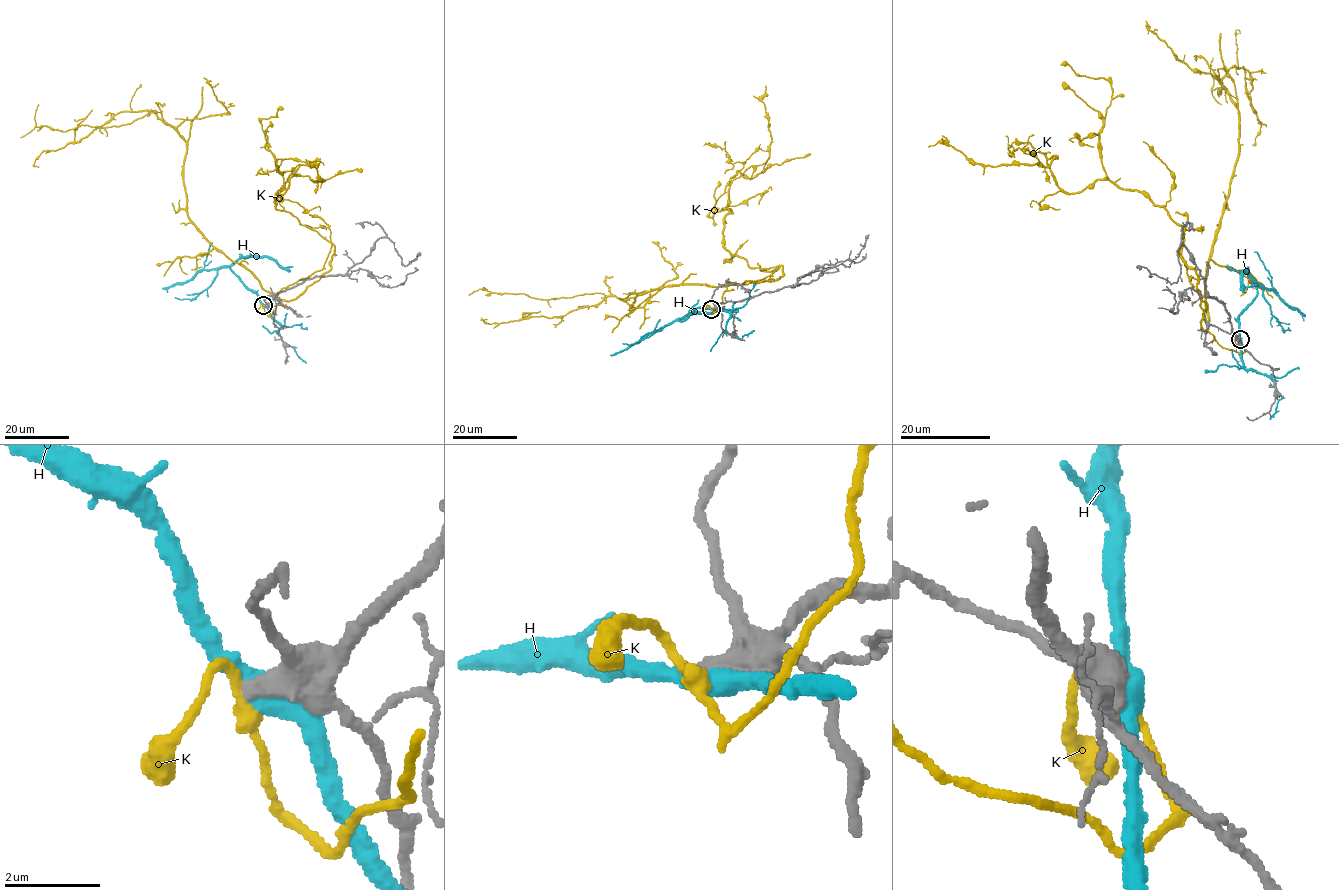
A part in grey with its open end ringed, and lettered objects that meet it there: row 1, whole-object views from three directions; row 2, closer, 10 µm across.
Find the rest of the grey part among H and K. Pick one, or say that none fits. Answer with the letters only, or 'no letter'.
no letter

